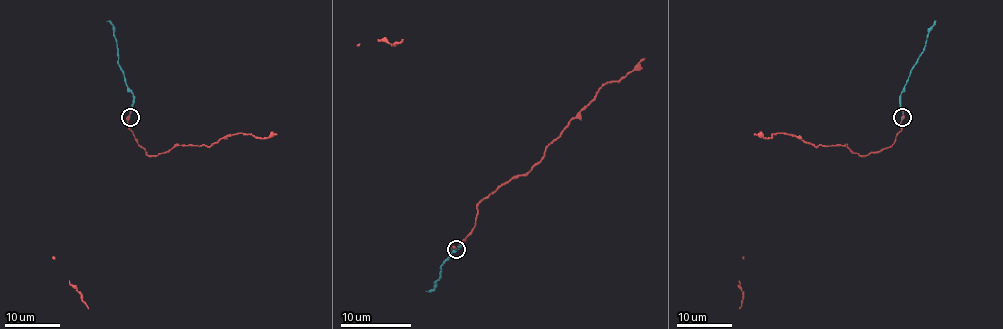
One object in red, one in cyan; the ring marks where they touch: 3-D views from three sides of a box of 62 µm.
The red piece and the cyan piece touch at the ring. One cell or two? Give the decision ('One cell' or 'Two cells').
One cell

